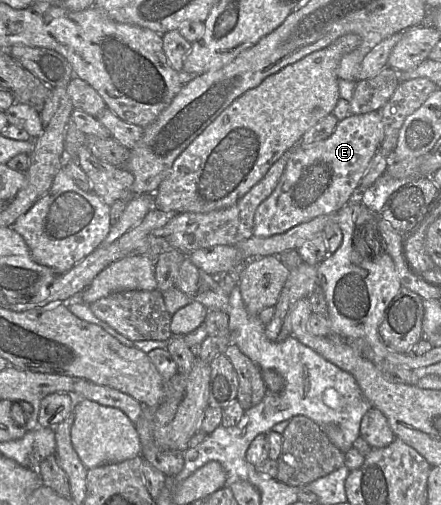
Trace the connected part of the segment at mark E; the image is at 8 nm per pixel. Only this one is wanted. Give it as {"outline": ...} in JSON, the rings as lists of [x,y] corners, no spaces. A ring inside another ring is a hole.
{"outline":[[[378,111],[350,114],[340,120],[333,133],[322,141],[298,143],[291,151],[275,189],[257,207],[253,236],[267,238],[317,216],[331,214],[347,204],[358,191],[360,181],[383,139]]]}

